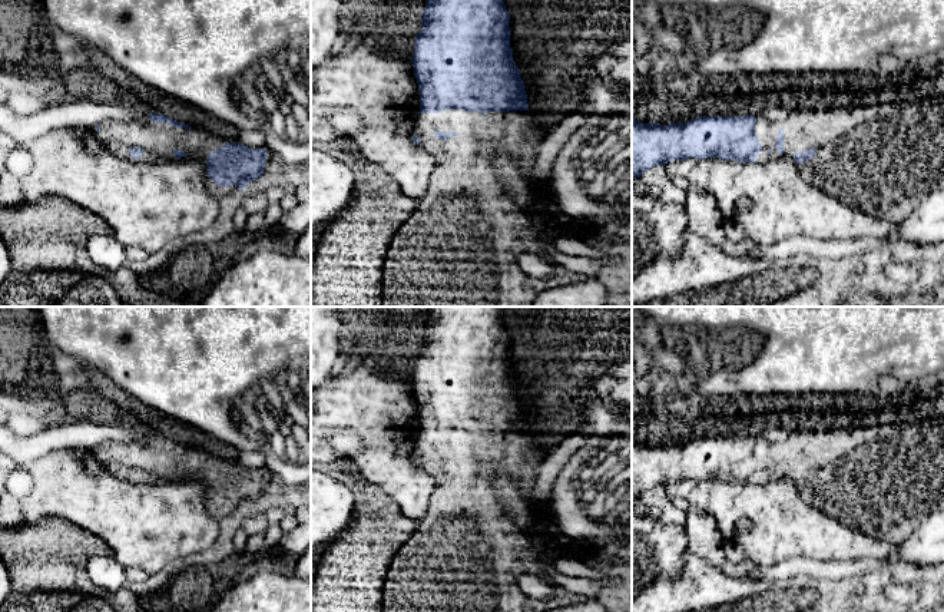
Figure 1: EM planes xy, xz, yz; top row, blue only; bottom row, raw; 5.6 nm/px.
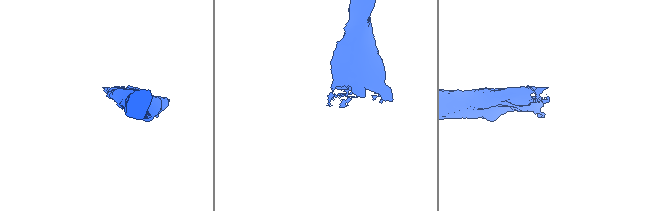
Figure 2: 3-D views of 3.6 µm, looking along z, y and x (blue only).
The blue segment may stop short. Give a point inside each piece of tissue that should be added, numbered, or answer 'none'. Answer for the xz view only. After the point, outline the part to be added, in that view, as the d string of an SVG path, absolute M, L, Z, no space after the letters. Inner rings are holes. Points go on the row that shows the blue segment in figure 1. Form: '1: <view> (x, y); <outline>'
1: xz (459, 248); M445 109L438 113L421 113L415 118L413 135L434 159L434 169L425 195L418 201L415 211L394 234L382 267L382 307L533 307L536 297L546 290L573 285L587 277L557 269L550 278L533 278L523 272L517 258L524 252L543 254L546 247L563 235L582 239L592 225L564 215L557 204L557 193L552 186L552 175L546 179L533 176L537 146L547 130L536 123L536 112L467 112ZM435 130L456 132L445 140L435 138ZM496 149L509 150L520 173L530 185L531 202L519 205L501 185L491 165Z

